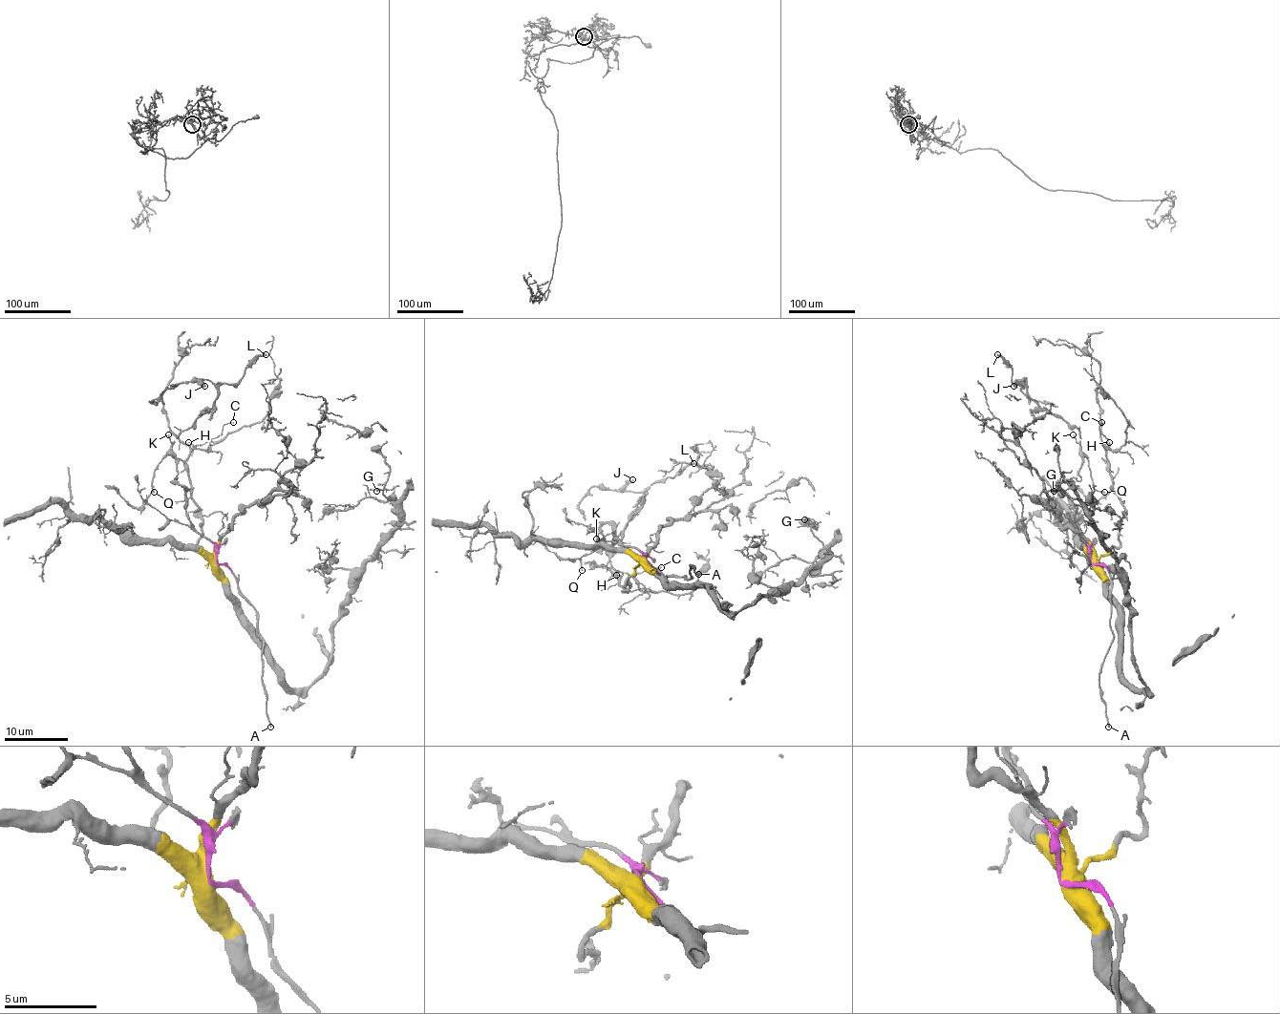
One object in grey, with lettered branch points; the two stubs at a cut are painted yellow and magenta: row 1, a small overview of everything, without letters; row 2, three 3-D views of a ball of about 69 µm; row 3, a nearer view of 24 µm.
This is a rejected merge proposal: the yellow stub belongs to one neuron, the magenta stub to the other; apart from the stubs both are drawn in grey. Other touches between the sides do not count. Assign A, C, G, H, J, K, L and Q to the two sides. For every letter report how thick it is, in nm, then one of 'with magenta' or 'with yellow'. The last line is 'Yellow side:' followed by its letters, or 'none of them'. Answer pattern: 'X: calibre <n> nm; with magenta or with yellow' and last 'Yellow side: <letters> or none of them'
A: calibre 180 nm; with magenta
C: calibre 100 nm; with yellow
G: calibre 120 nm; with yellow
H: calibre 80 nm; with yellow
J: calibre 360 nm; with magenta
K: calibre 110 nm; with magenta
L: calibre 170 nm; with magenta
Q: calibre 130 nm; with magenta
Yellow side: C, G, H

